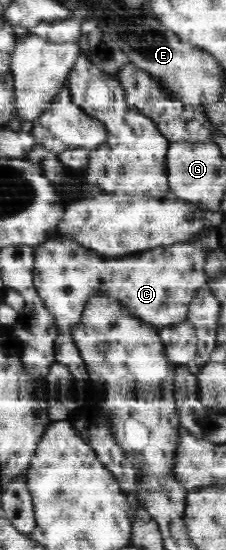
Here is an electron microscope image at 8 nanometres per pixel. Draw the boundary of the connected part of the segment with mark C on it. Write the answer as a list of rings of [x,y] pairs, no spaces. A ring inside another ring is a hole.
[[[57,236],[41,244],[35,256],[33,280],[37,294],[44,308],[52,313],[58,333],[68,335],[72,335],[80,325],[88,301],[96,295],[118,301],[124,313],[160,329],[186,321],[188,303],[192,301],[196,289],[206,287],[206,251],[192,243],[172,243],[168,247],[144,249],[136,255],[108,259],[81,249],[68,238]]]

